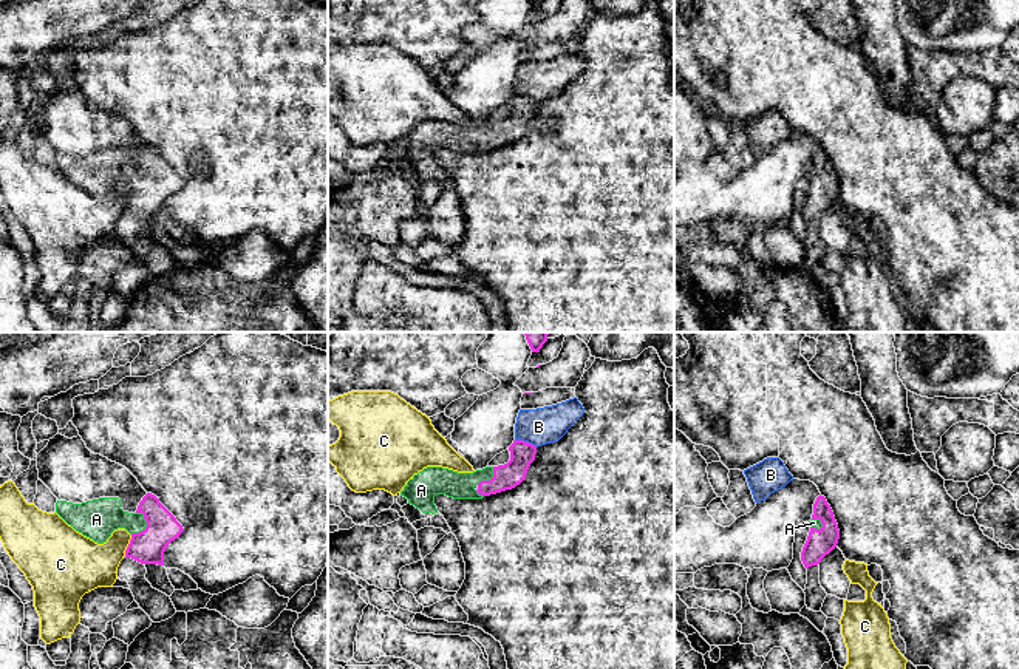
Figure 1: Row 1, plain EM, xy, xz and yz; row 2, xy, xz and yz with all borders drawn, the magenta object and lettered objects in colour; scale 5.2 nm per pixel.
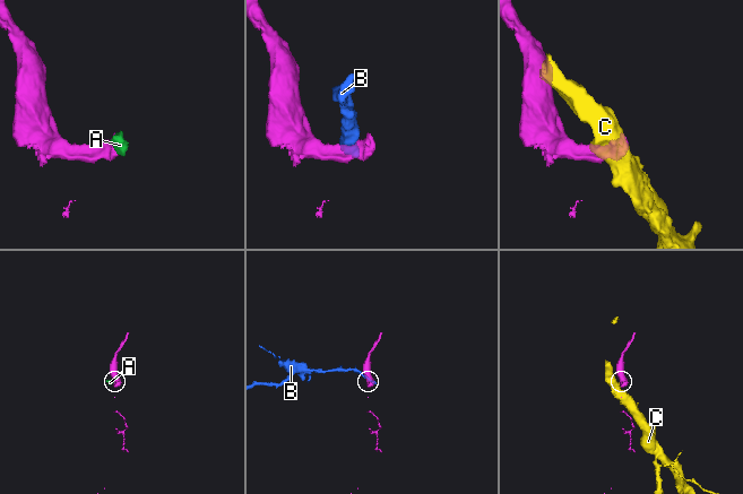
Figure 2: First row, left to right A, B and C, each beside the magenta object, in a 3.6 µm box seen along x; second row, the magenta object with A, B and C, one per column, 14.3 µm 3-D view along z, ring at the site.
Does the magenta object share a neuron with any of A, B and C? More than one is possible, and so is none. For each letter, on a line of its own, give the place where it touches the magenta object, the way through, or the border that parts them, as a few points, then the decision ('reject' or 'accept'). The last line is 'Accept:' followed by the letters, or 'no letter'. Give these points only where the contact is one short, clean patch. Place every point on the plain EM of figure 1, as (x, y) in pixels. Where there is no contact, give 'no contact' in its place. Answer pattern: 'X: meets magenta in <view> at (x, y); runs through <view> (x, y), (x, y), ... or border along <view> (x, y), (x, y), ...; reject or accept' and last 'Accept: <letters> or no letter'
A: meets magenta in xy at (146, 181); runs through xy (147, 201), (146, 181), (126, 173), (99, 172); accept
B: meets magenta in xz at (526, 96); border along xz (515, 93), (523, 93), (535, 101); reject
C: meets magenta in xy at (129, 200); border along xy (132, 189), (124, 209); reject
Accept: A

